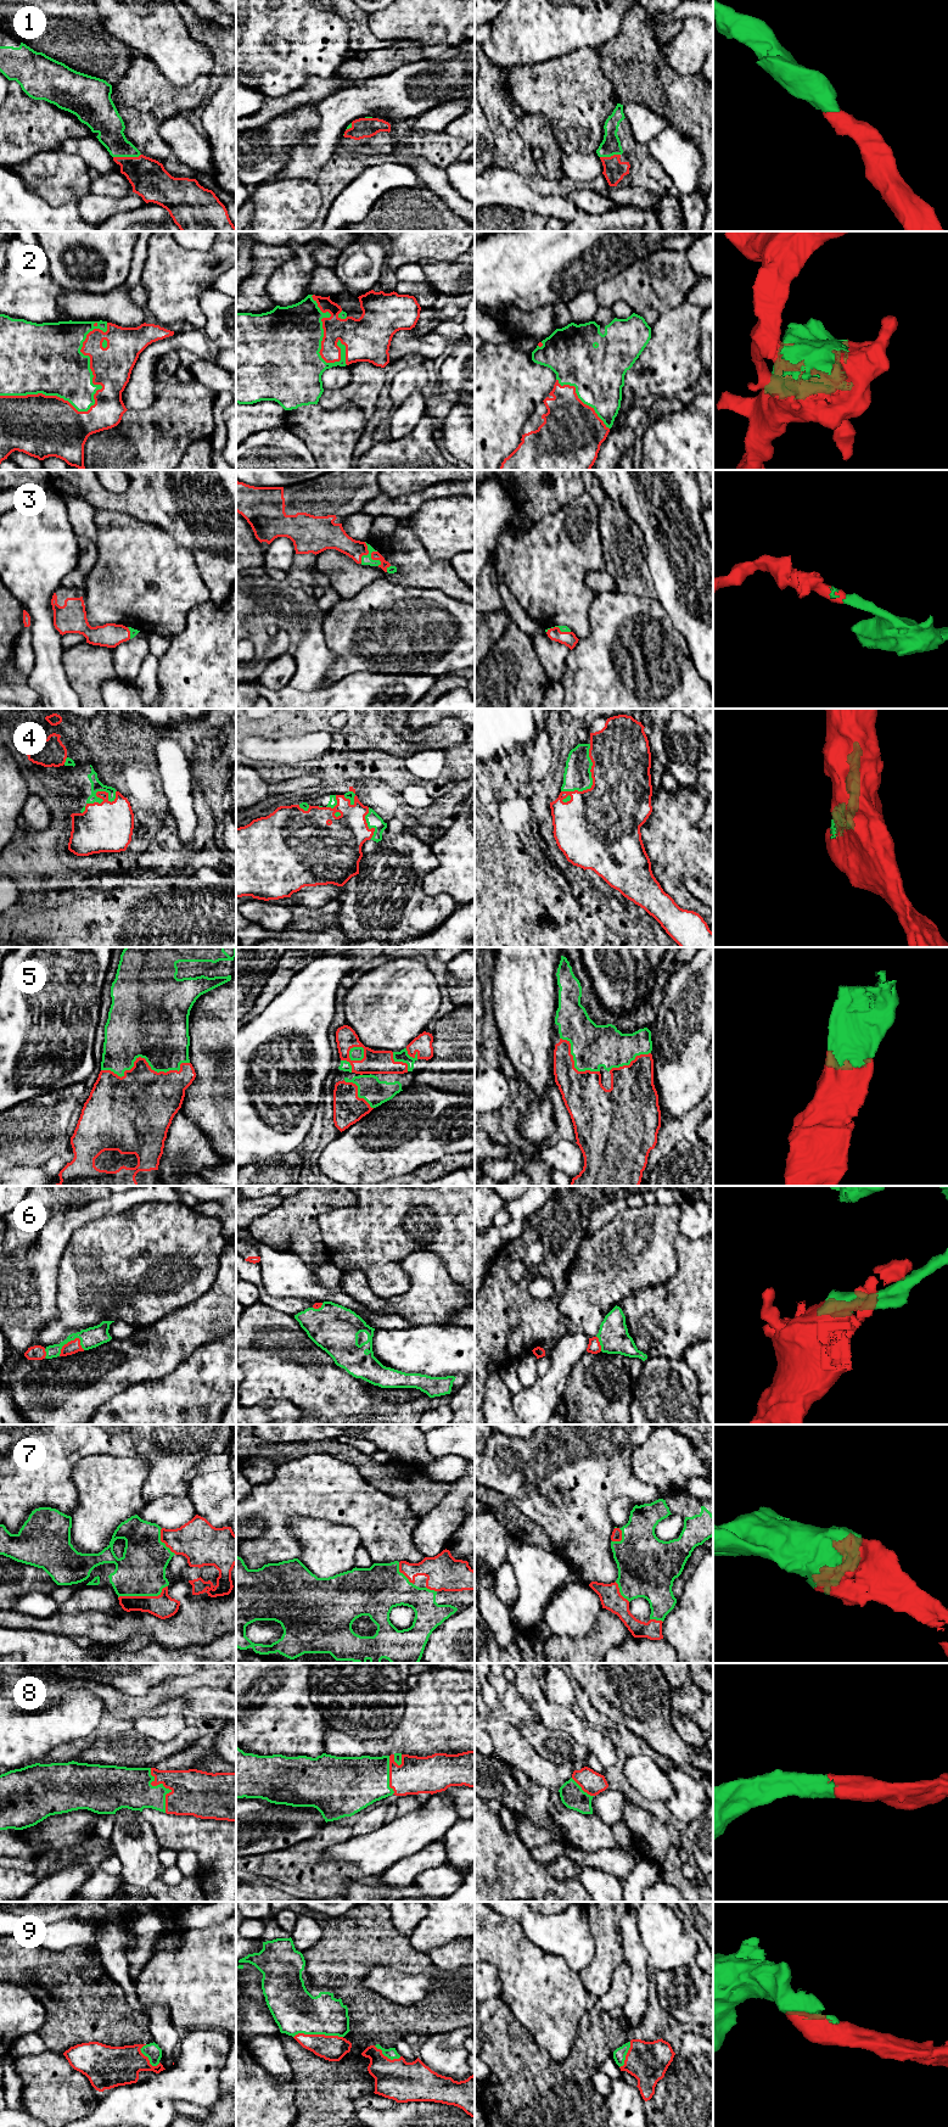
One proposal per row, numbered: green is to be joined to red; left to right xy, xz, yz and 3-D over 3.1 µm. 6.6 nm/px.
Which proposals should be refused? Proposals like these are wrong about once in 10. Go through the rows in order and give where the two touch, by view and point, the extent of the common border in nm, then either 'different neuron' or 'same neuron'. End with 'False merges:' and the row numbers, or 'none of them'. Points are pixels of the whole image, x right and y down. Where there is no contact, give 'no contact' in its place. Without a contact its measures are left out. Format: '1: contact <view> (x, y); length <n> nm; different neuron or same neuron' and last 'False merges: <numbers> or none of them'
1: contact xy (127, 157); length 190 nm; same neuron
2: contact xy (94, 398); length 850 nm; same neuron
3: contact xz (371, 557); length 190 nm; same neuron
4: contact yz (593, 781); length 380 nm; same neuron
5: contact xy (145, 1061); length 600 nm; same neuron
6: contact xy (68, 1342); length 190 nm; same neuron
7: contact xy (142, 1596); length 340 nm; same neuron
8: contact xy (163, 1785); length 320 nm; same neuron
9: contact xz (318, 2035); length 320 nm; same neuron
False merges: none of them

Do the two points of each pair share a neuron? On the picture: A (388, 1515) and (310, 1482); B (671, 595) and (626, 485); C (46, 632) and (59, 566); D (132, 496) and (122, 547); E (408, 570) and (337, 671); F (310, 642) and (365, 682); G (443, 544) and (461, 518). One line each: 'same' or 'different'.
A: same
B: same
C: same
D: different
E: different
F: different
G: same

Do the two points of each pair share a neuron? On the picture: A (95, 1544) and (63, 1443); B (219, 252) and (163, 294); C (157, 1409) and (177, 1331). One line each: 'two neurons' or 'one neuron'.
A: two neurons
B: one neuron
C: two neurons

